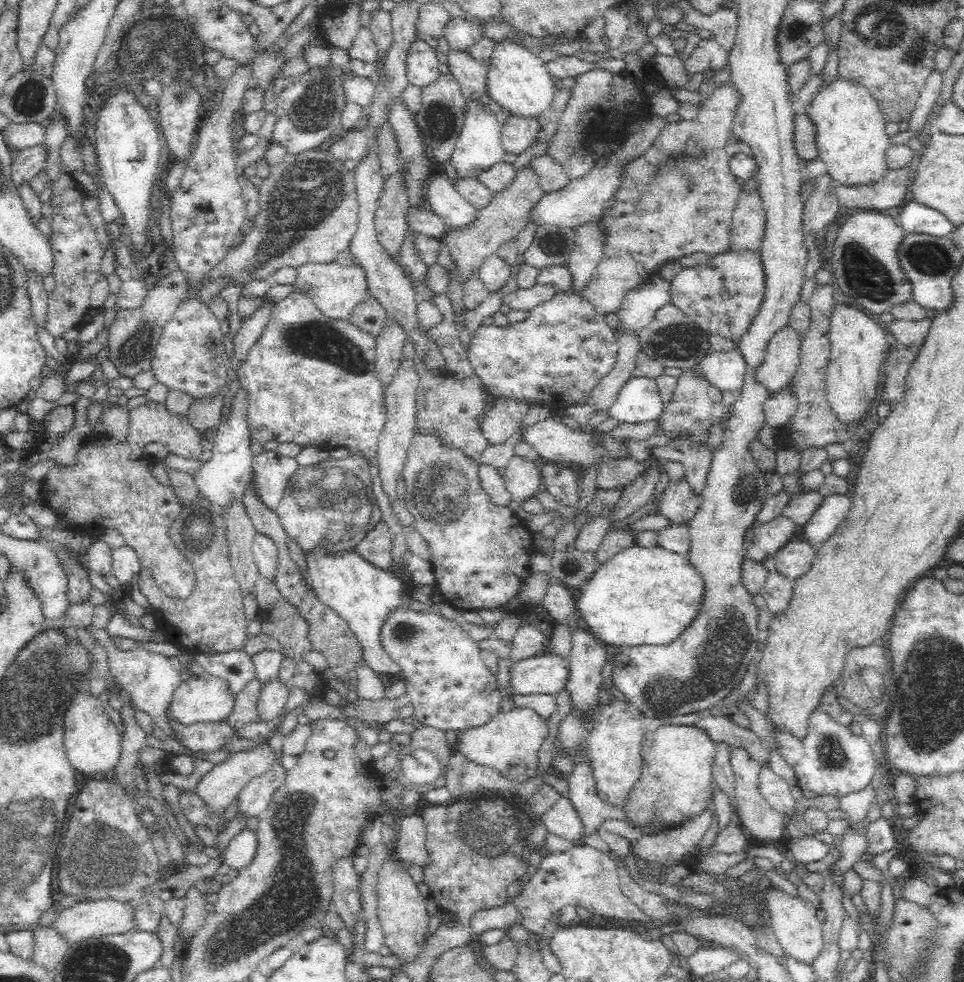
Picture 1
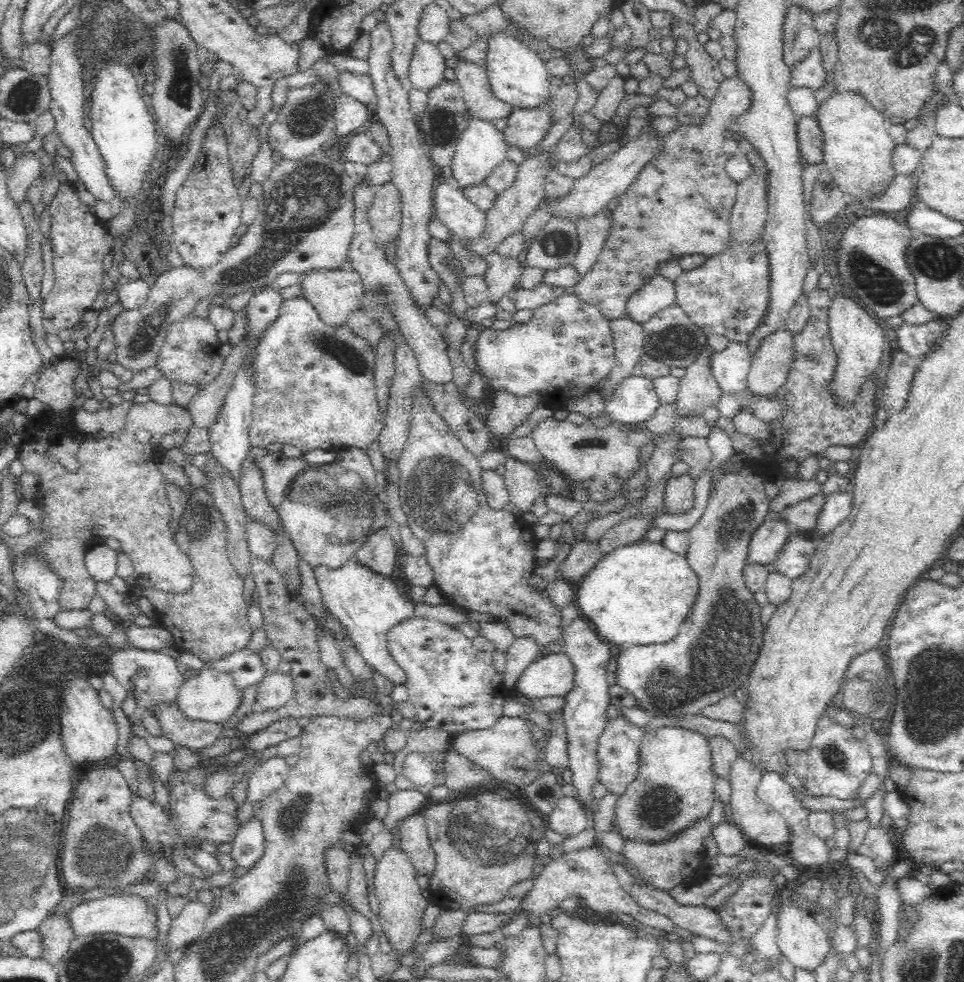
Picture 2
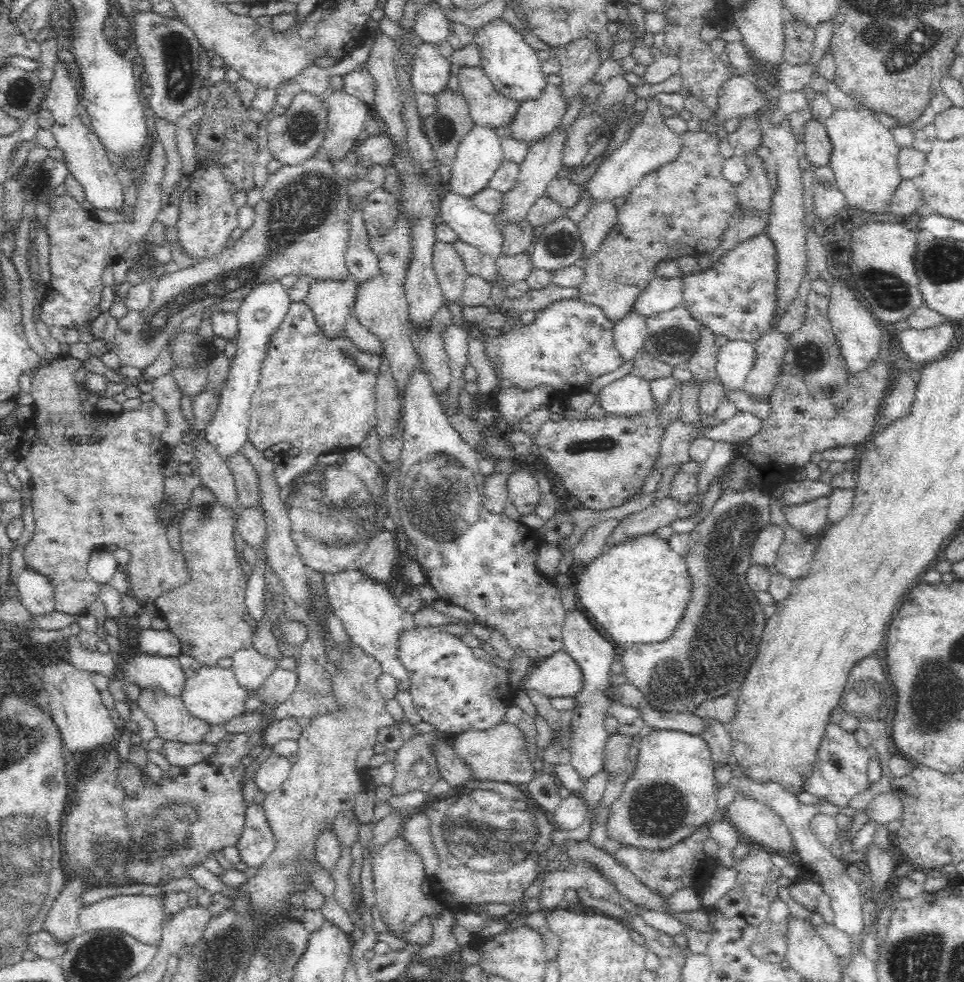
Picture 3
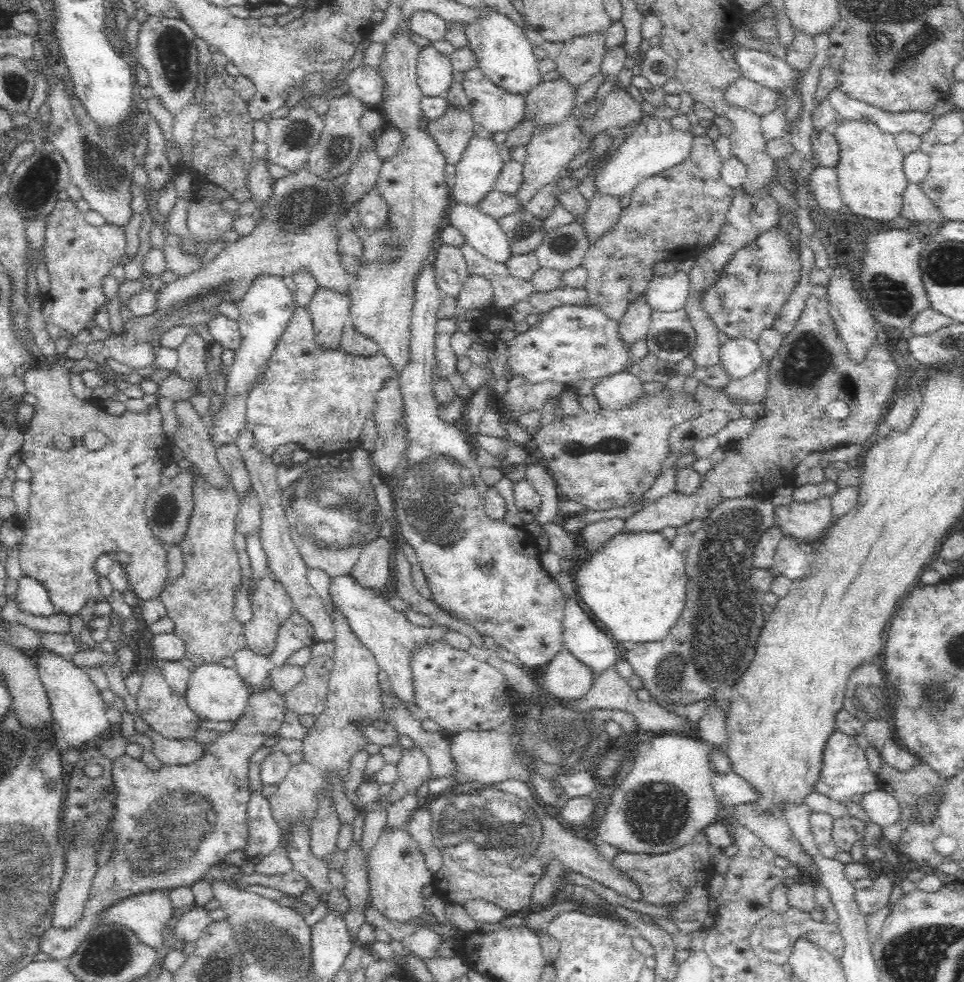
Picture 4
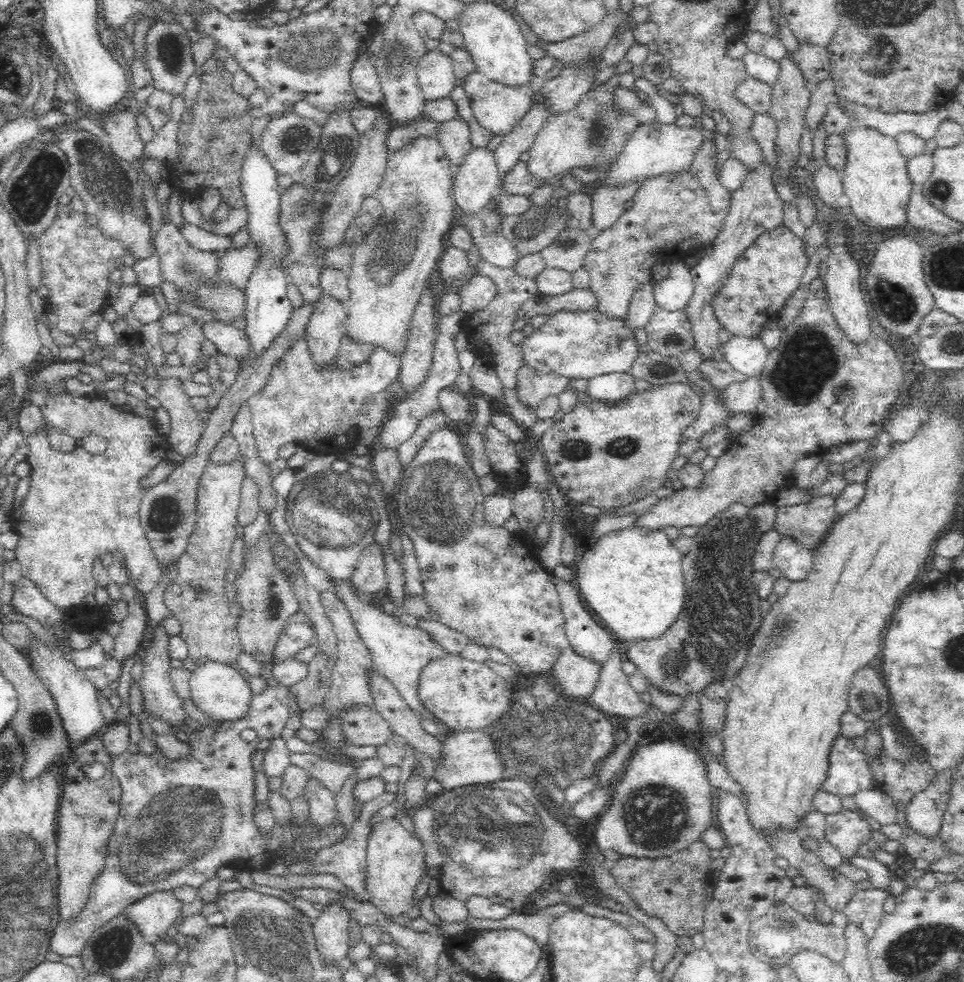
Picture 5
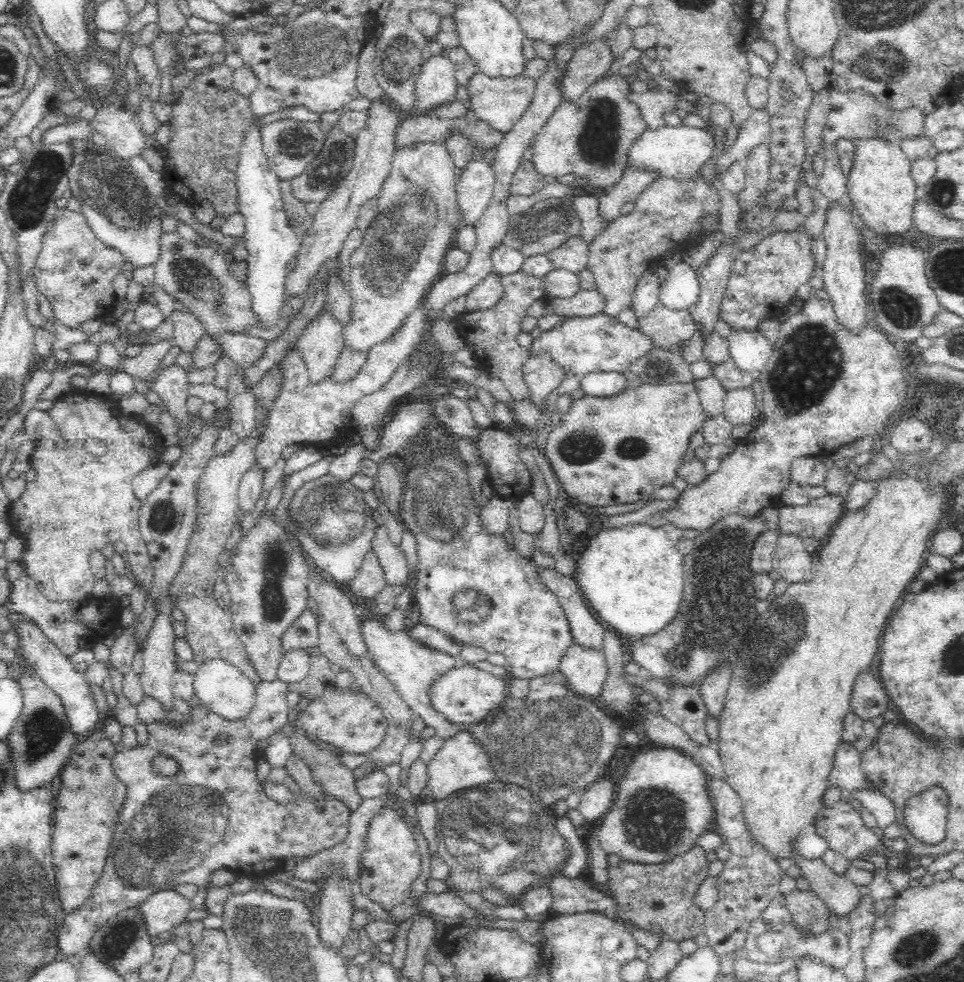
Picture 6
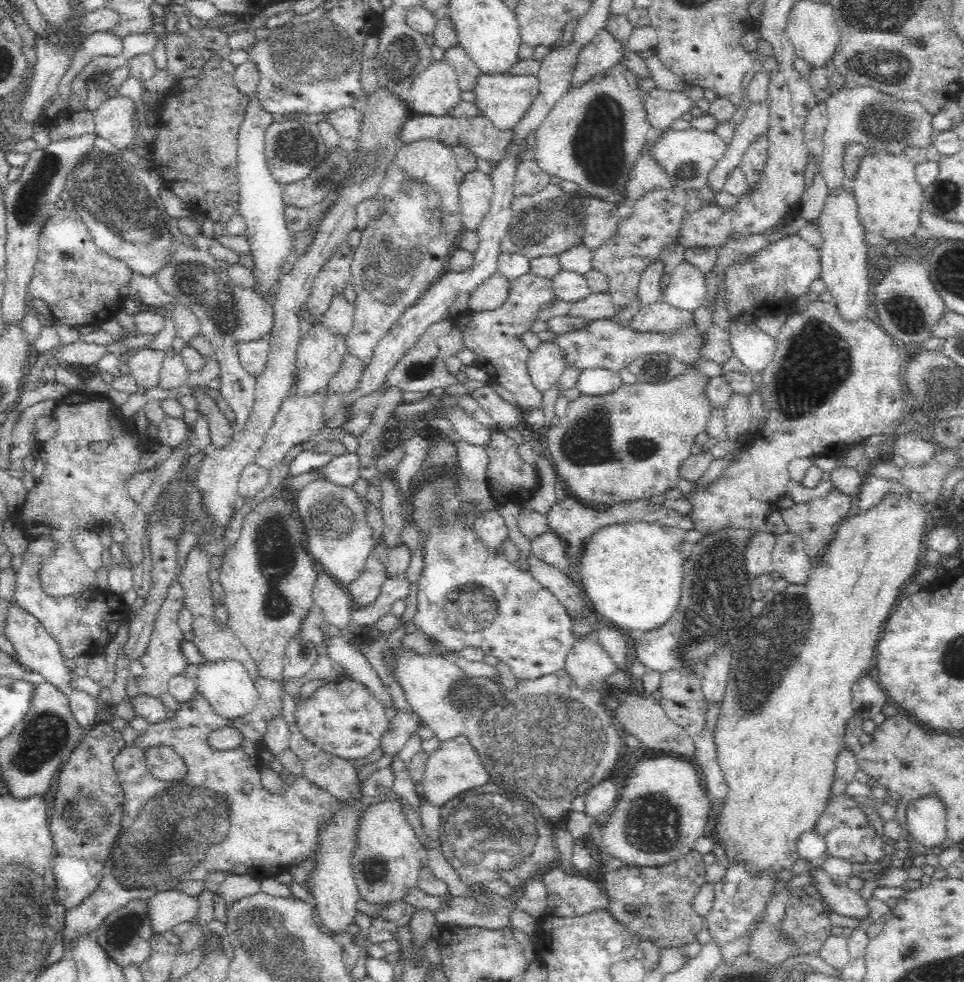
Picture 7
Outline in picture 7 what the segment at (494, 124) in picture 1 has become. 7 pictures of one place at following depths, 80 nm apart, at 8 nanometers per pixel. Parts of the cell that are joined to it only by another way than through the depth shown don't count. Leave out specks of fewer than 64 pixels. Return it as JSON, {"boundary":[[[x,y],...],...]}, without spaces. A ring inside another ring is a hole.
{"boundary":[[[479,169],[468,172],[459,184],[464,230],[475,231],[491,210],[493,182],[490,175]]]}

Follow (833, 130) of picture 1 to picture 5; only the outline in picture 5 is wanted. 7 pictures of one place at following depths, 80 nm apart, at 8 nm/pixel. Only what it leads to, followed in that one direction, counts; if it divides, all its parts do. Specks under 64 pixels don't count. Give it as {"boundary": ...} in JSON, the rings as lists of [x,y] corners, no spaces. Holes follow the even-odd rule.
{"boundary":[[[860,126],[842,134],[842,137],[849,146],[848,162],[841,174],[844,194],[850,200],[850,211],[876,230],[909,228],[908,202],[910,194],[918,188],[910,180],[908,159],[900,152],[895,137]]]}

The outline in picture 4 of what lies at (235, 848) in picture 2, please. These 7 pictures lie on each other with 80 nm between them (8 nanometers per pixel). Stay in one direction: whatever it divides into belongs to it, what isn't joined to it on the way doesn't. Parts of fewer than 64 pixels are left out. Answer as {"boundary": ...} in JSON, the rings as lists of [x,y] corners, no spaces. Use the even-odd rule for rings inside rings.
{"boundary":[[[263,784],[254,792],[248,804],[248,850],[245,851],[247,860],[256,864],[267,854],[270,854],[281,841],[282,828],[278,826],[276,817],[272,814],[270,799],[262,794]]]}

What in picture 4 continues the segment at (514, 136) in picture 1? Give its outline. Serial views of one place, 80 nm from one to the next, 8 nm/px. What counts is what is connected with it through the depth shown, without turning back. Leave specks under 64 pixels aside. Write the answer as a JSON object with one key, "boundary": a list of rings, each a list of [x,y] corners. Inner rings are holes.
{"boundary":[[[566,78],[543,80],[536,88],[526,94],[526,117],[538,117],[538,127],[560,122],[574,108],[574,98],[579,86],[571,84]]]}

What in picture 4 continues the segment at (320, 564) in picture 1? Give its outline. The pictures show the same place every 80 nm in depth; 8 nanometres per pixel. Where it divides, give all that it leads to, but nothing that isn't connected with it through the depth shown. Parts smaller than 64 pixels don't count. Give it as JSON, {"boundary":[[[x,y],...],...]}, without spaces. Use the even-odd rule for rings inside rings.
{"boundary":[[[349,575],[332,578],[329,595],[330,600],[346,615],[358,640],[374,655],[378,670],[388,674],[395,696],[408,704],[416,704],[410,658],[414,658],[414,654],[426,646],[436,646],[441,640],[443,627],[412,624],[402,612],[391,606],[386,598],[376,595],[369,588],[362,588],[361,584]]]}

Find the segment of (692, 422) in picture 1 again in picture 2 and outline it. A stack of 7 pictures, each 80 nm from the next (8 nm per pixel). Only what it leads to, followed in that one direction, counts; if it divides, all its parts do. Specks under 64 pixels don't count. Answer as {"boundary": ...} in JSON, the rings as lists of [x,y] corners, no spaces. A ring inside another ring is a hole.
{"boundary":[[[706,342],[694,362],[686,367],[685,375],[680,378],[679,390],[676,396],[676,414],[678,418],[682,414],[688,414],[688,412],[703,416],[707,406],[717,406],[720,402],[722,390],[717,383],[716,377],[714,377],[714,373],[712,373],[712,365],[710,365],[714,353],[715,349]]]}

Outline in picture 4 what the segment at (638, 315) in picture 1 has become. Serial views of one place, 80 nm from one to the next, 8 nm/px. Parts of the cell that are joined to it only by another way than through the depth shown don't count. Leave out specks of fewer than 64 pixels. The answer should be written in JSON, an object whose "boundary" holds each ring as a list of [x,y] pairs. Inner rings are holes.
{"boundary":[[[677,268],[676,272],[670,276],[654,276],[645,291],[646,299],[654,310],[682,309],[687,301],[689,288],[687,272]]]}

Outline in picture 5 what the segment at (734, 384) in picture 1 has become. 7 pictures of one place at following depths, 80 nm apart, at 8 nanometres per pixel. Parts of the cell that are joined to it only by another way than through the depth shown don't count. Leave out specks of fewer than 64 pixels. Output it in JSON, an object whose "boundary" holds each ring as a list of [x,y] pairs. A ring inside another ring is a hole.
{"boundary":[[[732,334],[723,345],[724,360],[730,362],[734,369],[750,376],[759,374],[764,368],[769,350],[759,336],[750,338]]]}

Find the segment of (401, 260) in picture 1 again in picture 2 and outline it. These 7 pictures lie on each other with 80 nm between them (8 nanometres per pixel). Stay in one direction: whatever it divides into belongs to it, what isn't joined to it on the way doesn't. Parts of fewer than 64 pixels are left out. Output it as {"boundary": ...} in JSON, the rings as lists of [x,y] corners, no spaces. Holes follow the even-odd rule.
{"boundary":[[[378,21],[370,31],[371,49],[368,55],[368,74],[373,81],[376,93],[376,112],[373,117],[379,120],[389,136],[389,155],[391,160],[391,183],[399,190],[402,205],[401,229],[398,234],[398,252],[396,252],[396,269],[406,285],[411,304],[415,310],[426,312],[434,308],[436,298],[440,296],[440,277],[432,268],[428,258],[430,235],[428,226],[435,215],[434,190],[437,179],[434,175],[432,161],[422,143],[422,134],[416,125],[416,117],[411,113],[409,92],[404,88],[393,70],[392,50],[394,41],[388,23]]]}

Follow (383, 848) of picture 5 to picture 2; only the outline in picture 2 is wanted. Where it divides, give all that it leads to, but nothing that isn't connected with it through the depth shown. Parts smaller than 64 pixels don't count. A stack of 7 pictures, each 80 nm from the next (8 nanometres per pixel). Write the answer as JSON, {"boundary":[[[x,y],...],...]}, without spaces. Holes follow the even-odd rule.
{"boundary":[[[398,843],[386,847],[375,862],[374,896],[380,907],[378,916],[385,939],[391,944],[391,949],[406,955],[412,953],[412,945],[420,934],[422,918],[429,912],[431,903],[422,894],[417,880],[418,874],[412,857],[402,851]]]}

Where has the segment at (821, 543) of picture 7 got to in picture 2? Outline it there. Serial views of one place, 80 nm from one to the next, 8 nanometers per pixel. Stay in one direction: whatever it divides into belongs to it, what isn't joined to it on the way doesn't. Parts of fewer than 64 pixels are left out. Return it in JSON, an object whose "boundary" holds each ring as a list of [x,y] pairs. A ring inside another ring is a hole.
{"boundary":[[[818,494],[812,498],[797,502],[792,506],[786,507],[782,512],[784,520],[792,527],[804,532],[812,532],[818,526],[820,514],[826,504],[826,495]]]}

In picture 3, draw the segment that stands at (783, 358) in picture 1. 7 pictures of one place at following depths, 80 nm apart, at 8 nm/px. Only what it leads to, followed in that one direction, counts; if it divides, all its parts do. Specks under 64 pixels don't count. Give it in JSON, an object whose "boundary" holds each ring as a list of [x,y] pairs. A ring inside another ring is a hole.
{"boundary":[[[772,328],[754,342],[754,348],[756,362],[744,379],[741,390],[752,396],[752,400],[766,401],[787,348],[787,335]]]}

